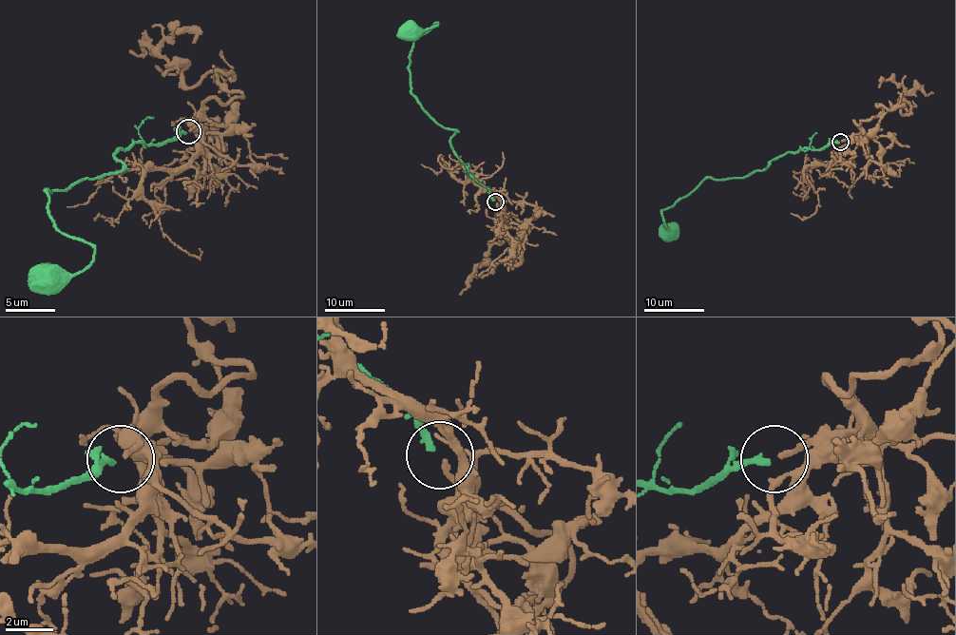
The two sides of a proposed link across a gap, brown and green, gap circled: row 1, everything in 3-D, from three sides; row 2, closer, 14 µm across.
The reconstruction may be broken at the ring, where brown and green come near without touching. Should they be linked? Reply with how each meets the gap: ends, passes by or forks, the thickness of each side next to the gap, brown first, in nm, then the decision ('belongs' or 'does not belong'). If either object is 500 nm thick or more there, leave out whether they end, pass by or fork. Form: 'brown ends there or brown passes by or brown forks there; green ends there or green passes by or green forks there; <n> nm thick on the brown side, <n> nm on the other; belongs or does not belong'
brown ends there; green ends there; 240 nm thick on the brown side, 280 nm on the other; belongs

